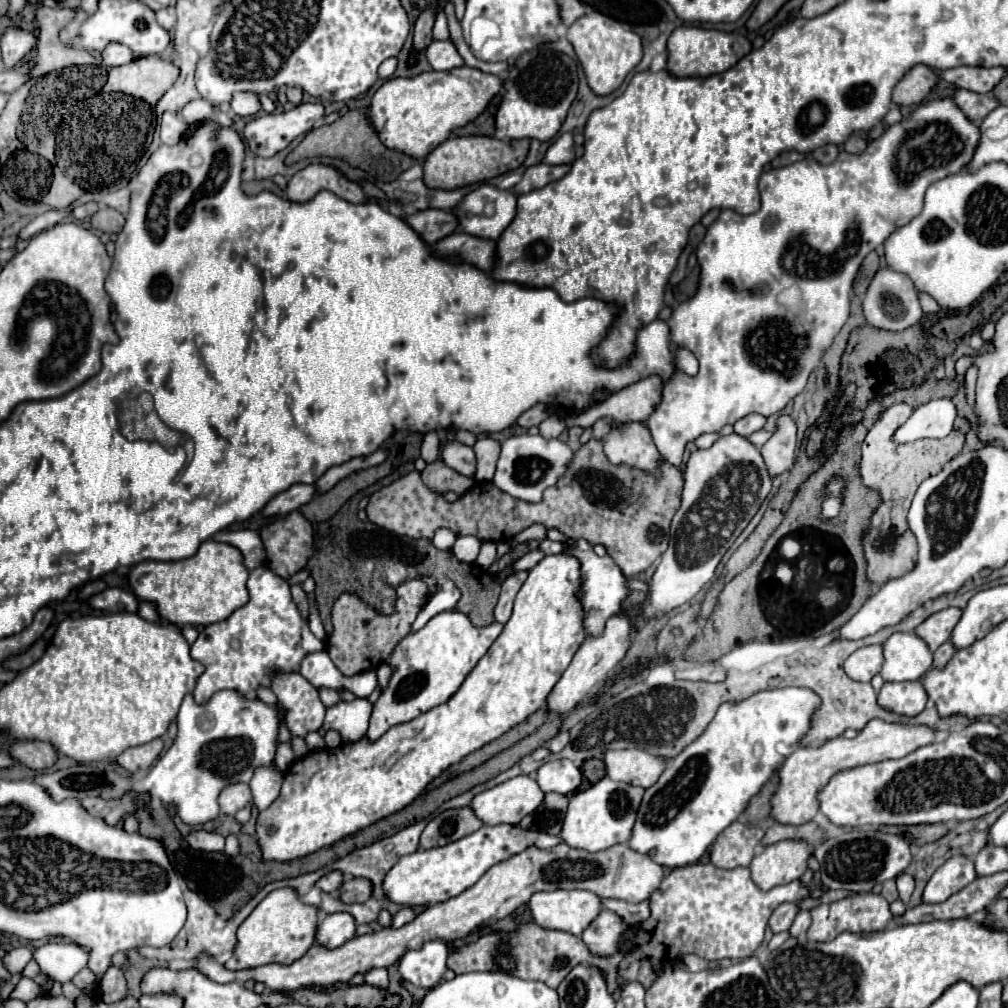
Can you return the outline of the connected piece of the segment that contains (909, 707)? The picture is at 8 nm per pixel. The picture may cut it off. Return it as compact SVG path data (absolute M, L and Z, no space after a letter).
M920 680L916 682L884 682L878 692L878 704L886 710L904 716L916 716L926 706L926 690Z

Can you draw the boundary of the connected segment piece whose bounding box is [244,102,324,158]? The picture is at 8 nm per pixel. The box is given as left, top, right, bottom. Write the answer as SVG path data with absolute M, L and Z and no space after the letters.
M298 104L288 112L264 114L252 120L244 130L248 148L258 156L274 156L284 150L294 138L310 132L324 116L322 104Z

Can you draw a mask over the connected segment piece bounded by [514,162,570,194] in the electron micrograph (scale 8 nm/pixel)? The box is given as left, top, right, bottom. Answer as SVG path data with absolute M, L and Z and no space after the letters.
M540 162L540 164L536 164L536 166L530 166L530 168L524 172L522 180L516 184L514 190L516 190L518 194L526 194L526 192L532 192L532 190L536 190L536 188L542 188L542 186L546 186L546 184L562 178L562 176L568 174L568 172L570 172L570 166L550 166L550 164Z

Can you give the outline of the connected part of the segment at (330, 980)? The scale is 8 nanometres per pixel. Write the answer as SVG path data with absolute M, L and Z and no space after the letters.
M558 844L550 850L538 850L528 848L522 854L516 854L508 858L506 862L500 862L492 866L472 888L464 890L460 896L450 898L446 902L428 906L422 914L418 914L412 922L408 922L402 928L382 928L372 934L354 936L340 948L326 948L322 944L314 944L300 960L292 964L266 964L250 970L232 972L226 970L224 964L214 962L212 956L200 954L196 958L194 968L208 976L212 982L228 984L228 982L262 982L266 990L272 992L294 992L298 988L314 986L330 986L336 982L348 982L354 974L364 974L372 968L390 968L396 964L406 950L420 950L424 942L440 940L440 942L452 942L458 938L466 938L472 932L478 932L480 928L492 926L498 920L512 914L516 908L528 904L530 896L536 892L548 892L548 890L572 890L582 888L598 894L600 898L618 898L626 902L642 902L650 898L650 894L660 886L664 878L664 868L658 866L648 854L638 854L636 850L630 850L628 844L614 844L600 852L586 852L578 850L566 844Z

